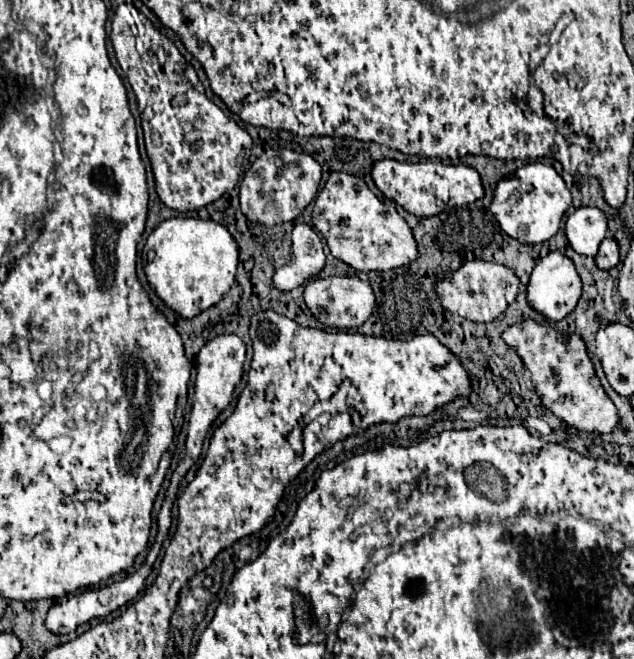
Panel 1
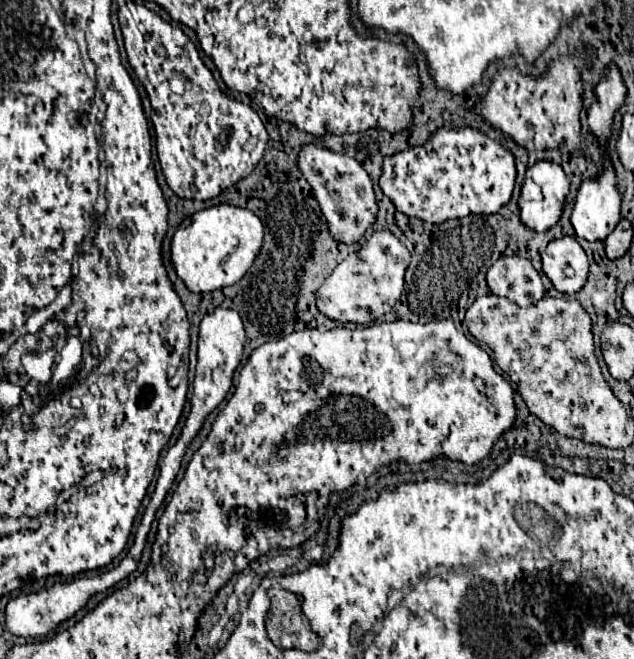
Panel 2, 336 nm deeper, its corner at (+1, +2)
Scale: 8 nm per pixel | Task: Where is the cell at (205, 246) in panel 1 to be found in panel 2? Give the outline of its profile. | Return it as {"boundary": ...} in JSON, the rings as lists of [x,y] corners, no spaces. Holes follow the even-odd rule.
{"boundary":[[[219,204],[195,212],[187,224],[177,228],[171,242],[171,256],[177,276],[191,292],[213,292],[239,282],[253,266],[259,246],[263,246],[263,222],[259,216],[247,208]]]}

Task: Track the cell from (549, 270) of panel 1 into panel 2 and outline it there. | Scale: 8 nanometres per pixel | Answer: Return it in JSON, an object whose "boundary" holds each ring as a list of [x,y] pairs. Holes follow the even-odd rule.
{"boundary":[[[563,236],[559,240],[551,240],[541,256],[543,272],[559,292],[575,294],[583,288],[589,272],[589,260],[575,238]]]}

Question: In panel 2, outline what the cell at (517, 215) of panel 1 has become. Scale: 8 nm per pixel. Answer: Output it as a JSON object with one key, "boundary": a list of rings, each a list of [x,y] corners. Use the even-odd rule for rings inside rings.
{"boundary":[[[541,160],[529,168],[529,174],[535,174],[535,178],[537,178],[537,166],[539,166],[539,178],[545,178],[545,182],[539,182],[543,200],[541,202],[519,200],[519,210],[521,210],[521,222],[525,226],[537,232],[545,232],[551,226],[555,226],[561,218],[563,202],[569,192],[569,180],[563,168],[549,160]]]}

